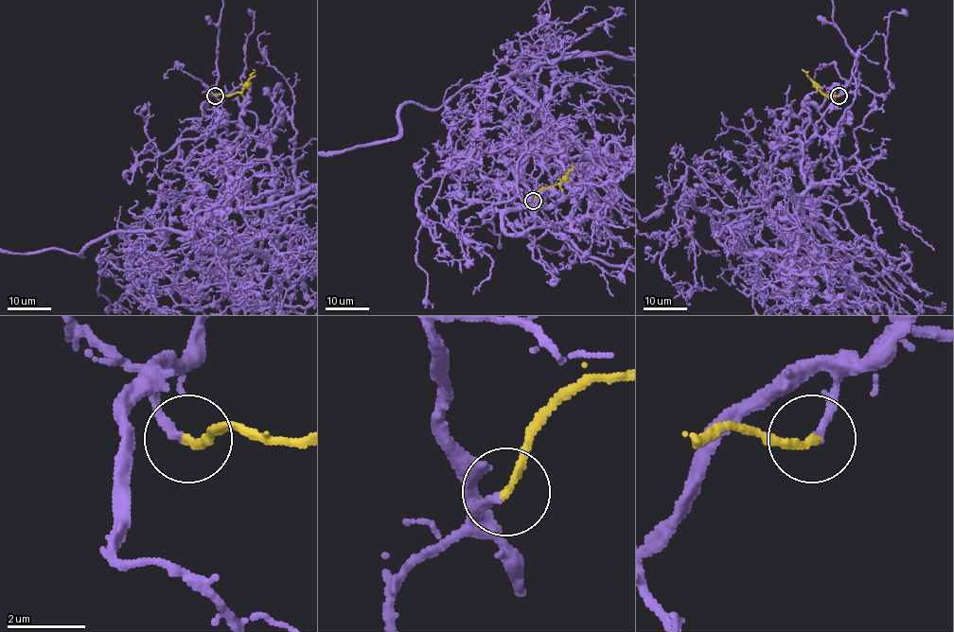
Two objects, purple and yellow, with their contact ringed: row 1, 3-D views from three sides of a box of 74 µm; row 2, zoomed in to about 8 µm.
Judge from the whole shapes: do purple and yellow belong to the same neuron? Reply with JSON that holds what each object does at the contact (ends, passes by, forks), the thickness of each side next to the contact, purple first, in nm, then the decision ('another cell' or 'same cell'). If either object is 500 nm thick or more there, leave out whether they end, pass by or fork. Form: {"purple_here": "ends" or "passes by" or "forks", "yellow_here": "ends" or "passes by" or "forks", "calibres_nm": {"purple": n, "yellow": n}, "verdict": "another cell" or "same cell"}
{"purple_here": "ends", "yellow_here": "ends", "calibres_nm": {"purple": 200, "yellow": 200}, "verdict": "same cell"}

